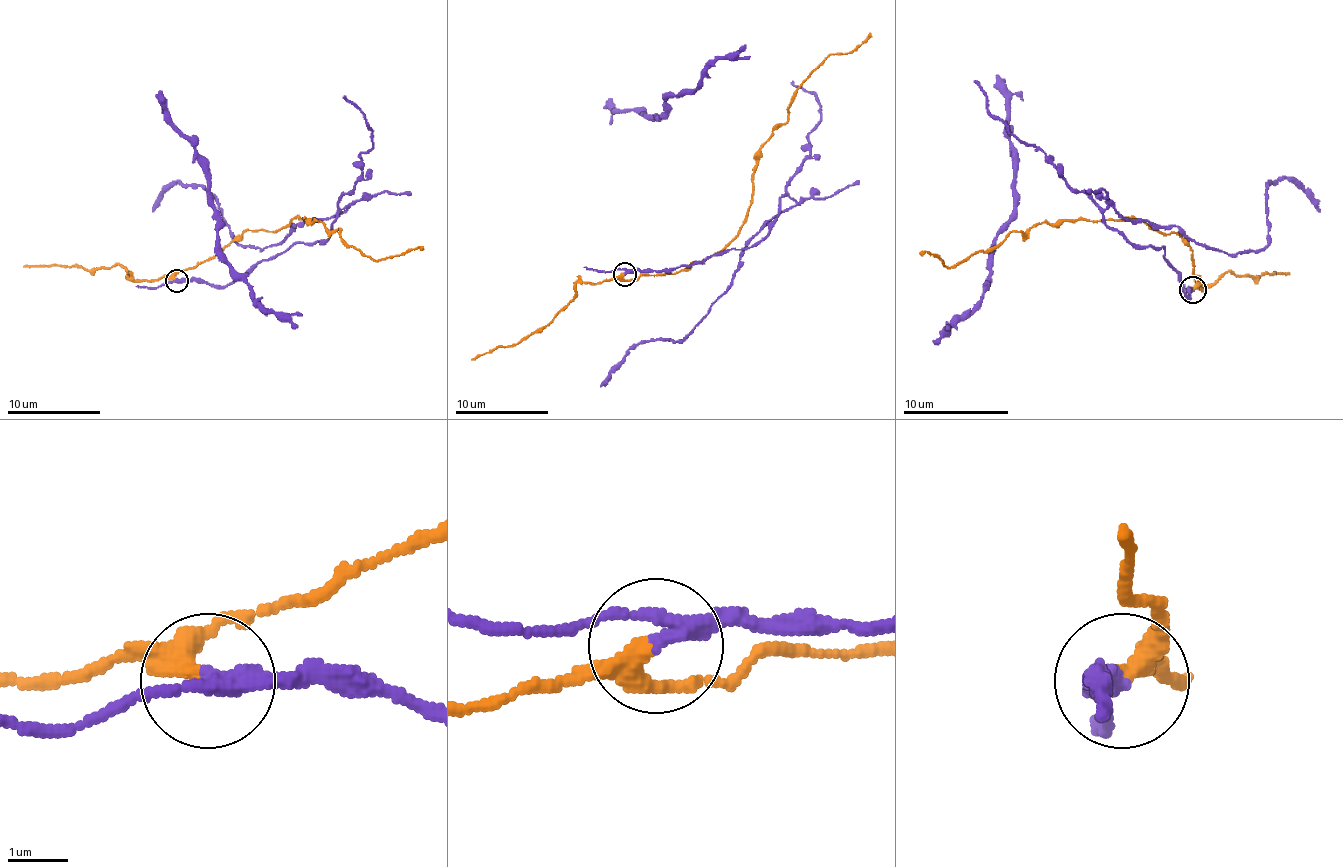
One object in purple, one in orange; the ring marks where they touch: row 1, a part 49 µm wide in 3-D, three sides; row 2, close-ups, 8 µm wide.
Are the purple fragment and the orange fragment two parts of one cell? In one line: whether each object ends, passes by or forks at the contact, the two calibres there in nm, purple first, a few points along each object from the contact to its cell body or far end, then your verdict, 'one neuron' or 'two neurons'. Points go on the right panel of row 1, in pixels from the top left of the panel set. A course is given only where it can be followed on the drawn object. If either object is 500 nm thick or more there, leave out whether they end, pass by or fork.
purple passes by; orange passes by; calibres 240 and 260 nm; course purple (1193, 289), (1161, 247), (1111, 228), (1111, 204), (1238, 255), (1267, 244), (1270, 183), (1288, 178), (1320, 212); course orange (1193, 289), (1198, 281), (1190, 247), (1177, 233), (1159, 233), (1135, 217), (1037, 223), (947, 268), (923, 255); two neurons

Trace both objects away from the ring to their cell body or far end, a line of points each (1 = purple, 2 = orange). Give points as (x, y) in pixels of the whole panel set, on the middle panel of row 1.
1: (624, 274), (755, 246), (779, 202), (795, 202), (743, 249), (727, 291), (683, 340), (638, 342), (601, 387)
2: (624, 274), (680, 272), (727, 244), (743, 223), (755, 155), (788, 120), (797, 87), (828, 57), (872, 36)

